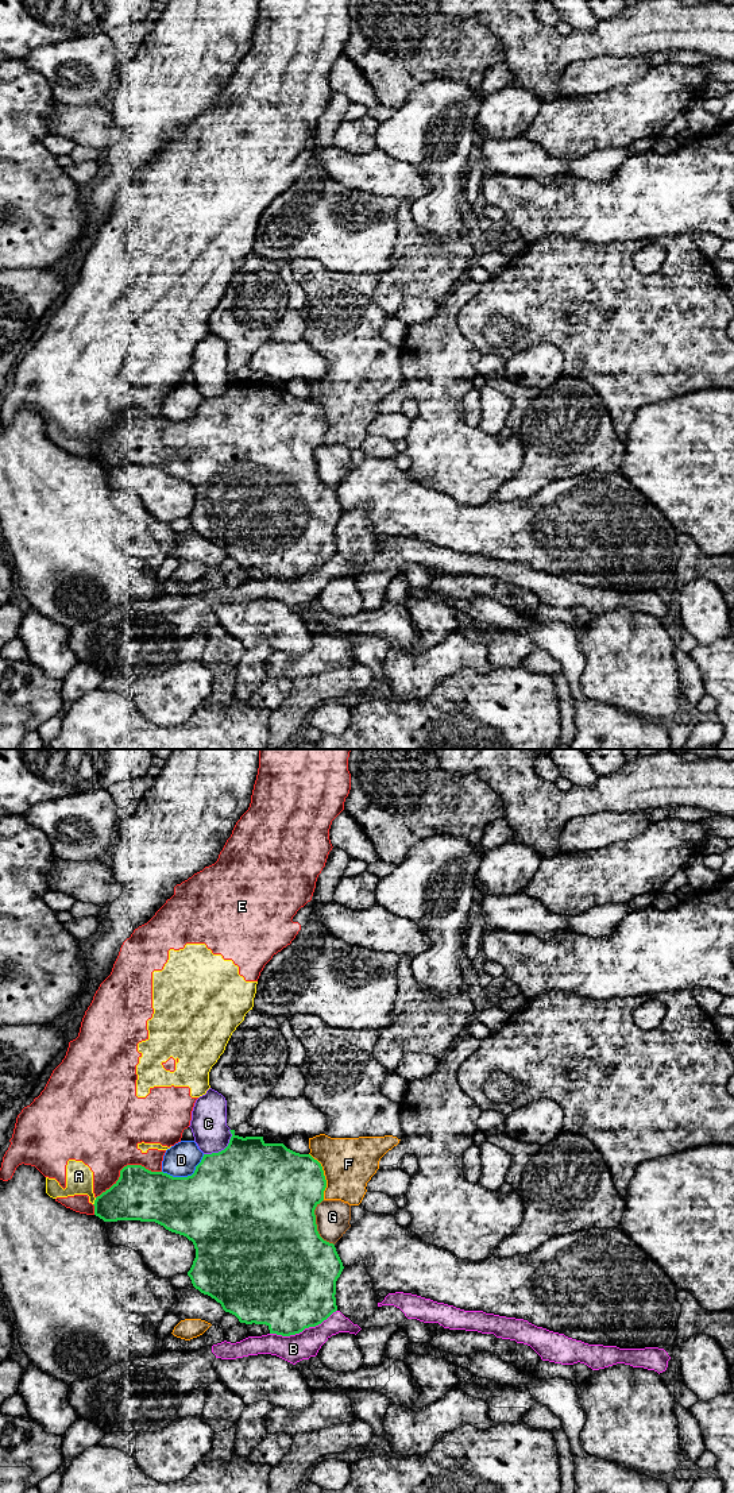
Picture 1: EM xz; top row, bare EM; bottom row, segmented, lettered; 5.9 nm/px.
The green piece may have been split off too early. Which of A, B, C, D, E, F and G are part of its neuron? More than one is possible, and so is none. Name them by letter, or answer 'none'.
none

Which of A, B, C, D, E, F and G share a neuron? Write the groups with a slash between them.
A E / B / C / D / F / G

